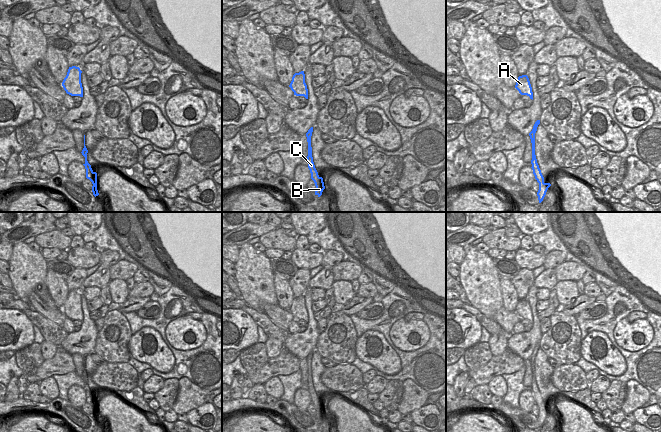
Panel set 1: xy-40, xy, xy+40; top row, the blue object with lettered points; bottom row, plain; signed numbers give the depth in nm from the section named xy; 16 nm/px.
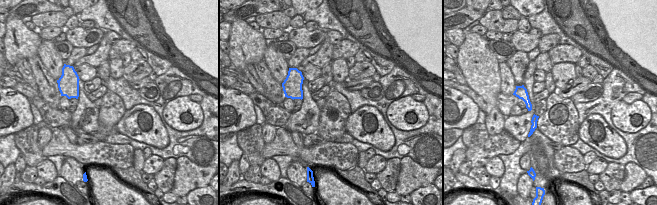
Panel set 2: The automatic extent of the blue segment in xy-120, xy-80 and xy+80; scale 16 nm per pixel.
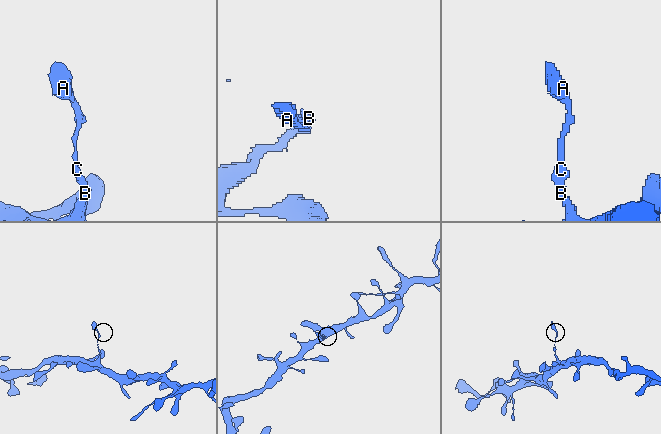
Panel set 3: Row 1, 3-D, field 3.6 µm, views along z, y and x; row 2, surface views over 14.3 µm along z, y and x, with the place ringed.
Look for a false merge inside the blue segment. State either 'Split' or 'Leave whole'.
Leave whole

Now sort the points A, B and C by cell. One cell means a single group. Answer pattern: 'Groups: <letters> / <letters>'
Groups: A B C

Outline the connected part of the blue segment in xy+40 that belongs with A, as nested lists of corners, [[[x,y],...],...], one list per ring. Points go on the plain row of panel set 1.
[[[527,299],[519,300],[515,309],[515,312],[521,319],[527,319],[533,324],[532,311]]]

